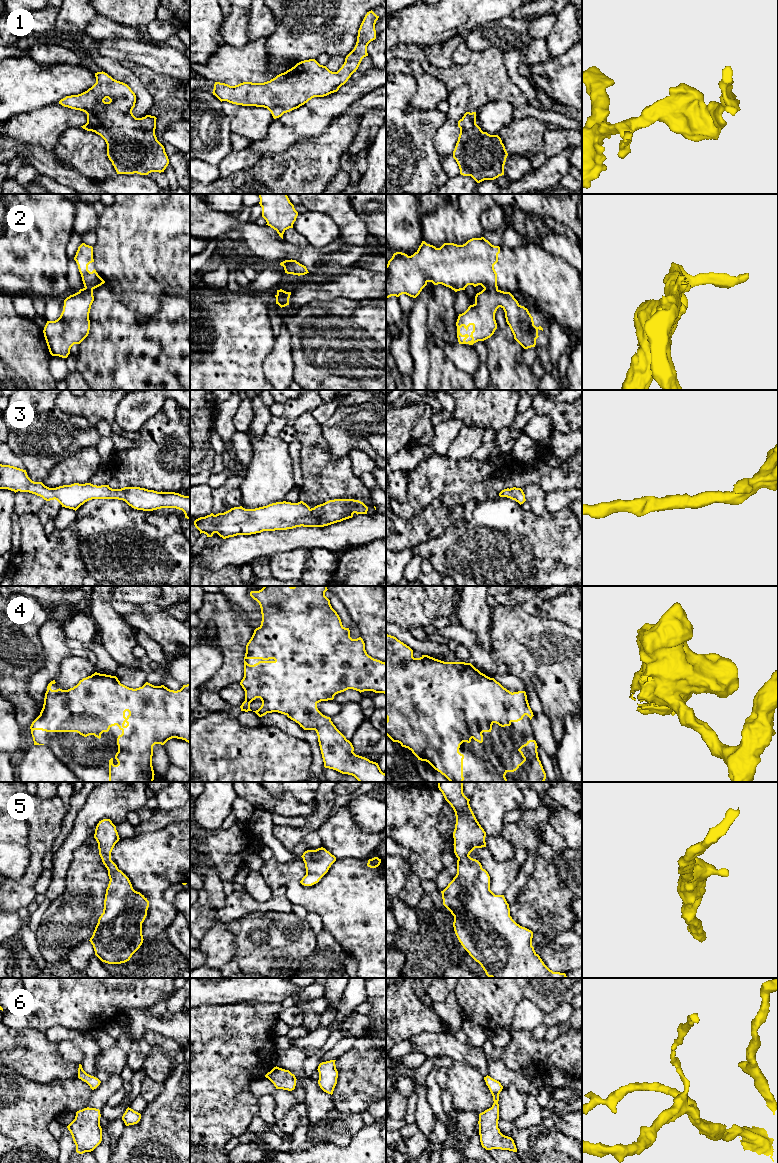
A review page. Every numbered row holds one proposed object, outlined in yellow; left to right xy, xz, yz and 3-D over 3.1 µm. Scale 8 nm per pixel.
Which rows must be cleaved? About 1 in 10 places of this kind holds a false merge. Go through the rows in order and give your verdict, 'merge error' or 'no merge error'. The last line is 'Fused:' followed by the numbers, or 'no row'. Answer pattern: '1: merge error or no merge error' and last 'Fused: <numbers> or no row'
1: no merge error
2: merge error
3: no merge error
4: no merge error
5: no merge error
6: no merge error
Fused: 2

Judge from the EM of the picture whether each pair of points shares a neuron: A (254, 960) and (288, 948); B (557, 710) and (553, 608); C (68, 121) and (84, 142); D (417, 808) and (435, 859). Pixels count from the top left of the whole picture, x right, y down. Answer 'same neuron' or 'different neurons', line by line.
A: same neuron
B: different neurons
C: different neurons
D: same neuron

